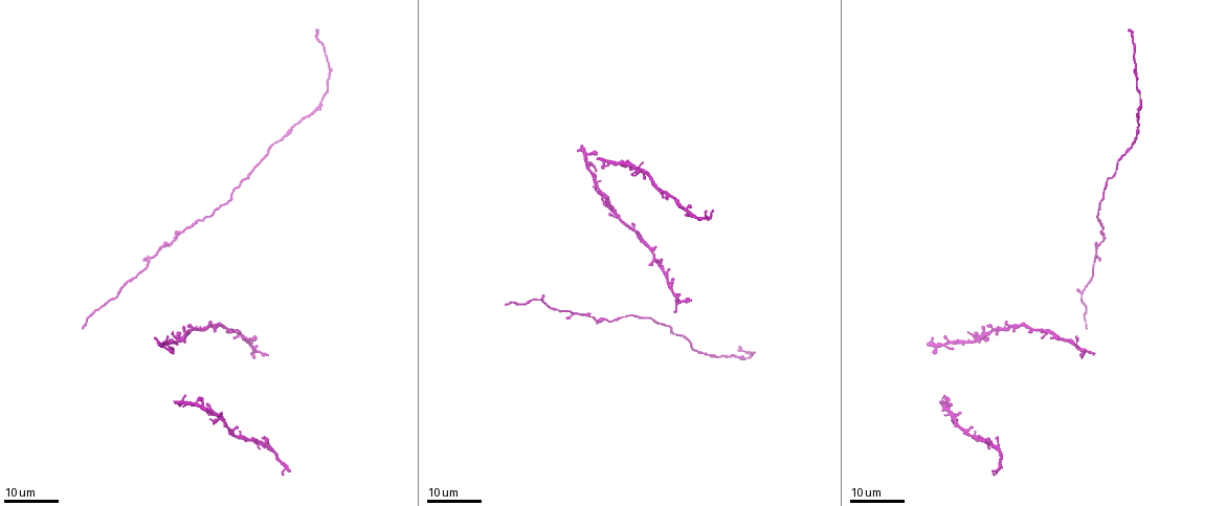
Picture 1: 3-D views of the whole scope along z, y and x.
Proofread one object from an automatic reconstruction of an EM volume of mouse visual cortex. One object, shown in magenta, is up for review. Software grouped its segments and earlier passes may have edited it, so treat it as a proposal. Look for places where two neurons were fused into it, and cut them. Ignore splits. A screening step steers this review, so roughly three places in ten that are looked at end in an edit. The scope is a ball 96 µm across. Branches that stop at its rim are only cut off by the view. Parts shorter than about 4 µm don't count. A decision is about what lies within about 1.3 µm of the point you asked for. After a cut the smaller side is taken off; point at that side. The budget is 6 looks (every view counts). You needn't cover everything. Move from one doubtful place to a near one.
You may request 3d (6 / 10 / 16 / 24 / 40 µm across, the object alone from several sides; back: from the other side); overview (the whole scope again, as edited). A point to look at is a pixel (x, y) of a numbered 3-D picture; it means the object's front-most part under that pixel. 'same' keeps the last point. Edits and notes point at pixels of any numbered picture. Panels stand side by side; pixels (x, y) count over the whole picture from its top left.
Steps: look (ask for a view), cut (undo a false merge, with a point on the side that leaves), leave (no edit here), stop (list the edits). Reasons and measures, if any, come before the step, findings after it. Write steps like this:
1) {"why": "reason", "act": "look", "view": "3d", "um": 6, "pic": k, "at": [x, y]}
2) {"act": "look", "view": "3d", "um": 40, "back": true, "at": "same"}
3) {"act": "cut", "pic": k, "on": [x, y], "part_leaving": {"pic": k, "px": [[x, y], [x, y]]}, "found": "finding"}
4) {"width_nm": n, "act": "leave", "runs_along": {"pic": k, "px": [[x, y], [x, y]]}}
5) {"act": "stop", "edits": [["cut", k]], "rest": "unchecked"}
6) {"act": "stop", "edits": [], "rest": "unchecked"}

{"why": "three arms meet", "act": "look", "view": "3d", "um": 24, "pic": 1, "at": [249, 344]}

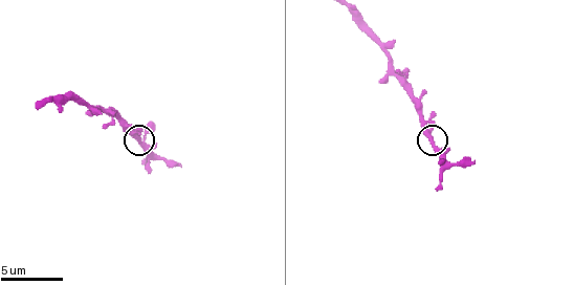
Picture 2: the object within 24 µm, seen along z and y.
{"act": "look", "view": "3d", "um": 6, "pic": 2, "at": [431, 143]}

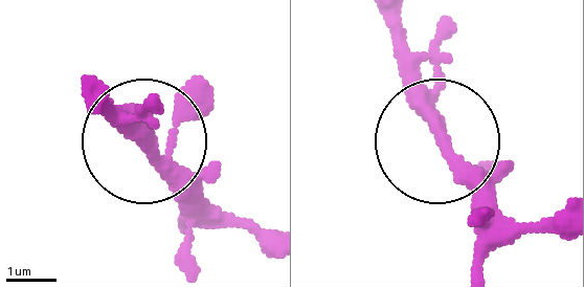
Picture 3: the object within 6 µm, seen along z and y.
{"width_nm": 270, "act": "leave", "runs_along": {"pic": 3, "px": [[382, 15], [411, 103], [498, 211]]}, "found": "all the same neuron"}

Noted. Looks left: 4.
{"why": "four or more arms meet", "act": "look", "view": "3d", "um": 16, "pic": 2, "at": [392, 71]}

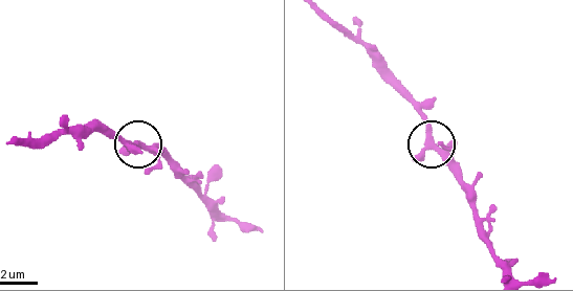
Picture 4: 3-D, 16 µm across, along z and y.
{"act": "leave", "runs_along": {"pic": 4, "px": [[118, 149], [140, 146], [168, 152]]}, "found": "one neuron here"}

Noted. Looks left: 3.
{"why": "two arms in line, one across", "act": "look", "view": "3d", "um": 16, "pic": 1, "at": [285, 465]}

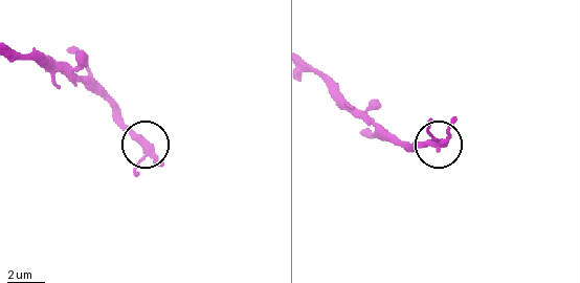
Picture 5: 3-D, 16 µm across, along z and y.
{"act": "look", "view": "3d", "um": 6, "pic": 5, "at": [437, 142]}

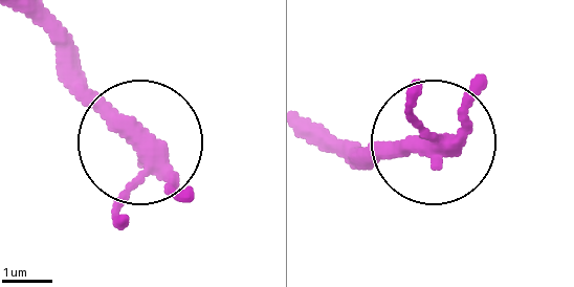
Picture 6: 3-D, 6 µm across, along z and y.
{"act": "leave", "runs_along": {"pic": 6, "px": [[30, 14], [139, 139], [144, 163], [118, 222]]}, "found": "one neuron here"}

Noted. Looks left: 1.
{"act": "stop", "edits": [], "rest": "unchecked"}

